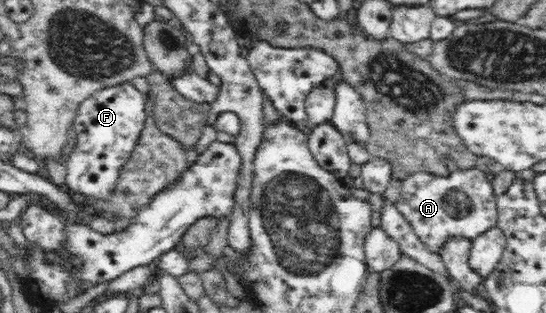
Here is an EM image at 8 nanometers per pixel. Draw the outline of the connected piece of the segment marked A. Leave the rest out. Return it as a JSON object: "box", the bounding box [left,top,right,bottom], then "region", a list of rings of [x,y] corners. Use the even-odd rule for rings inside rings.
{"box":[396,167,499,258],"region":[[[483,167],[454,169],[448,176],[438,176],[430,172],[418,172],[402,181],[402,191],[396,201],[398,210],[412,223],[416,235],[433,257],[442,258],[446,245],[452,239],[463,239],[472,243],[497,228],[499,215],[497,196],[493,183],[486,177]]]}

